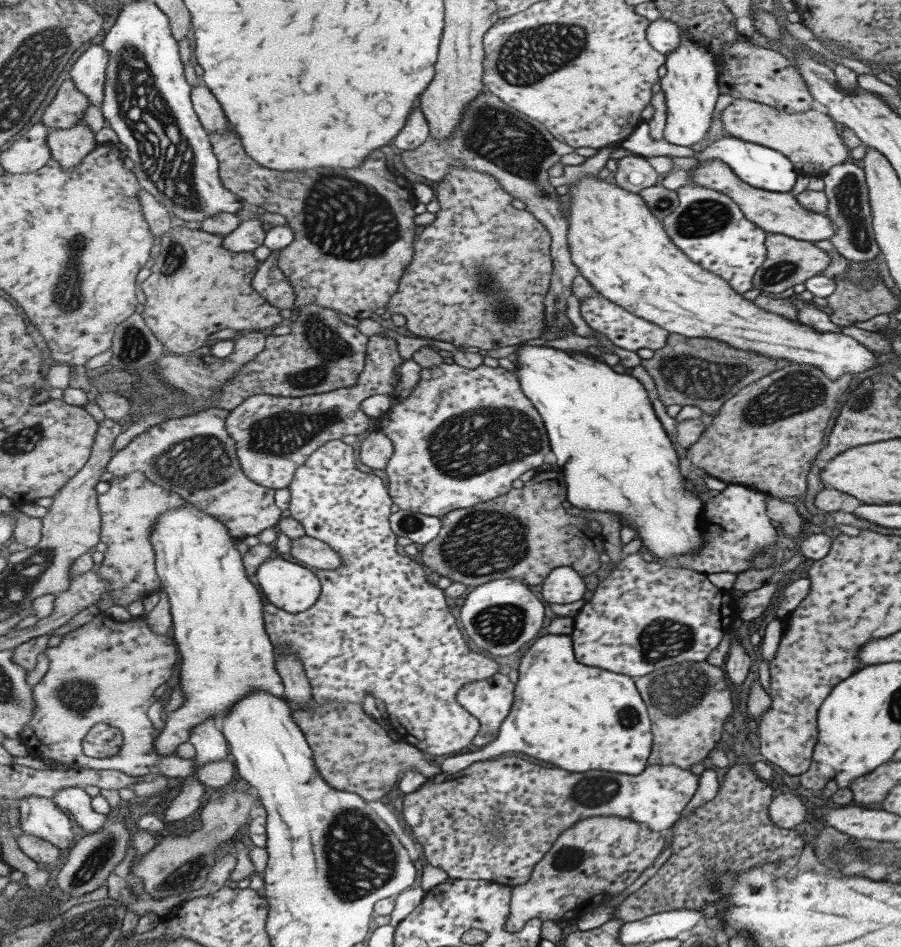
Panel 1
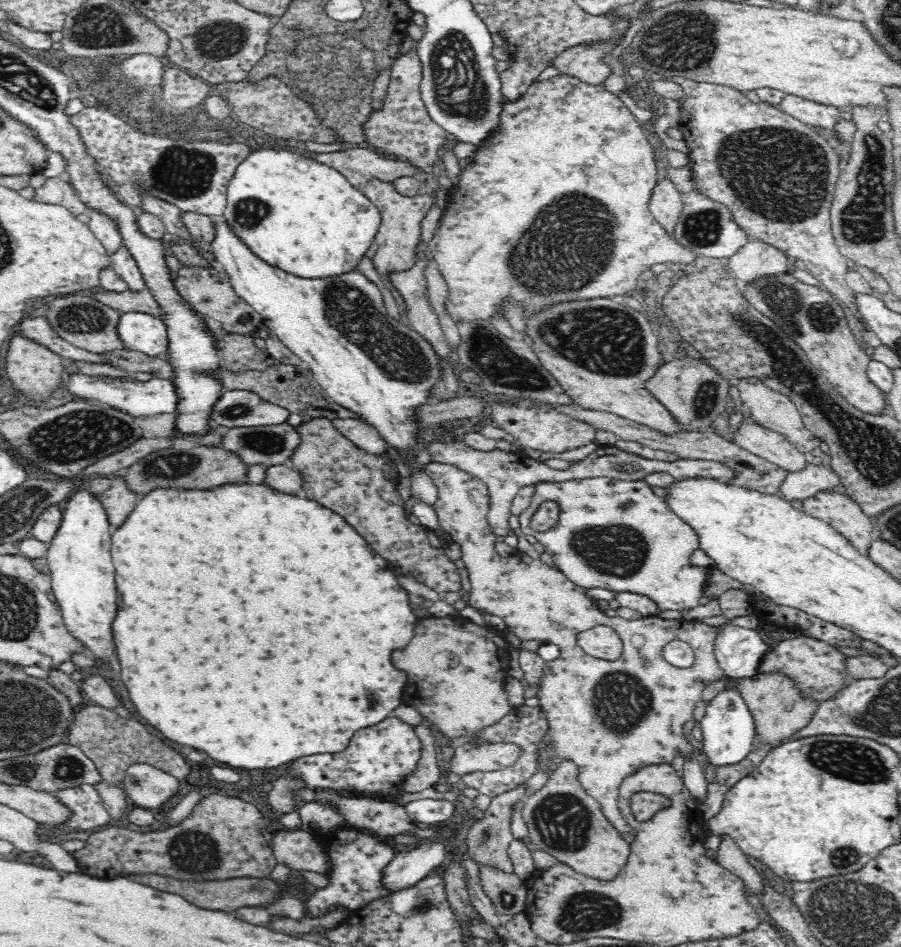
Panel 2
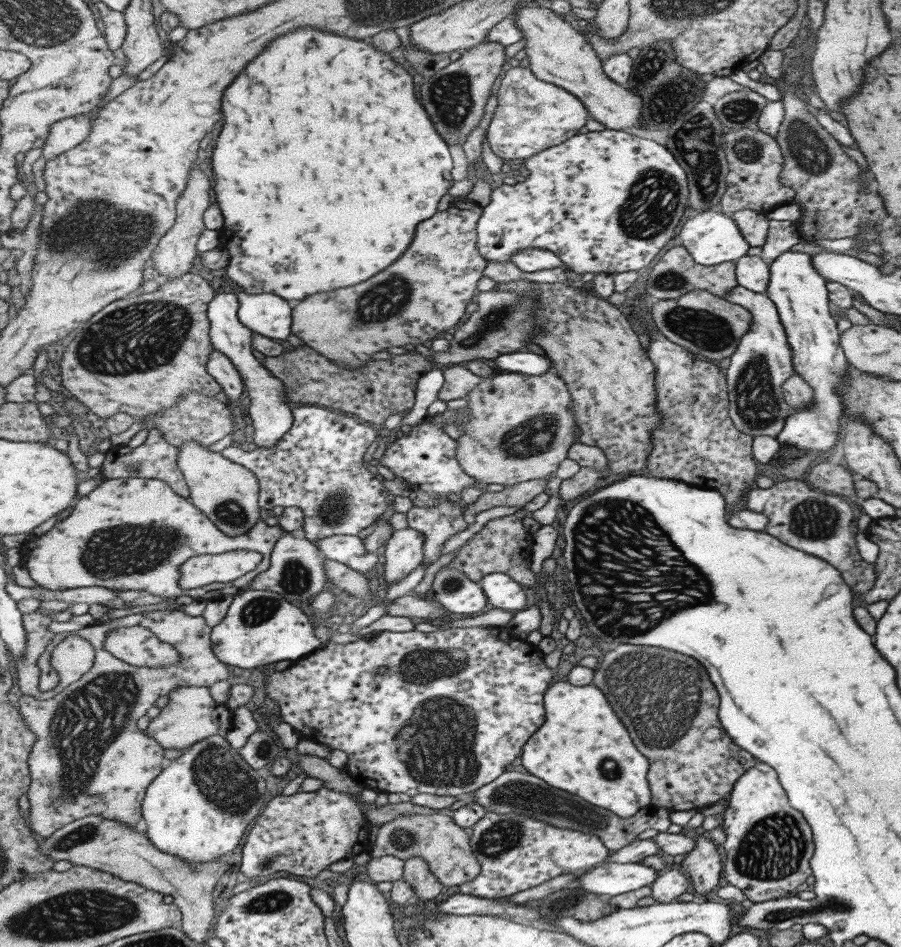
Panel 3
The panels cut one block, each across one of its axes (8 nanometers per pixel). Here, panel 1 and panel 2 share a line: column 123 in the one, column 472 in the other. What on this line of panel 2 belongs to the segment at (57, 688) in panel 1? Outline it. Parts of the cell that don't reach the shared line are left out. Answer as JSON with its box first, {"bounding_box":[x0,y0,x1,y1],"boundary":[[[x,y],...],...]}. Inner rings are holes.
{"bounding_box":[392,614,522,776],"boundary":[[[462,614],[446,616],[446,618],[426,618],[414,628],[414,638],[404,650],[392,652],[392,664],[406,672],[408,690],[402,698],[402,704],[416,708],[424,718],[428,718],[434,728],[450,738],[448,746],[454,750],[450,760],[450,772],[460,776],[470,774],[488,774],[500,772],[518,762],[522,756],[522,748],[518,744],[468,744],[484,726],[498,724],[504,716],[508,716],[514,706],[508,702],[508,694],[504,690],[508,680],[508,656],[510,642],[504,638],[504,632],[494,628],[482,628]],[[438,652],[452,652],[458,658],[458,666],[440,668],[434,662]]]}

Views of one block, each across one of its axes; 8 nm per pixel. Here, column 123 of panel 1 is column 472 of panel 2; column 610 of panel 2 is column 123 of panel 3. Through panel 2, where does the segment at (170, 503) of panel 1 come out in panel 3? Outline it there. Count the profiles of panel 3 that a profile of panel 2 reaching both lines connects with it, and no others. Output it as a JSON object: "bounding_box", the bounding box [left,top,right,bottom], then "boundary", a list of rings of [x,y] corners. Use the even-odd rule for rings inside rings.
{"bounding_box":[19,608,231,840],"boundary":[[[179,608],[169,612],[169,610],[157,610],[157,612],[147,612],[147,614],[133,614],[133,616],[125,616],[125,618],[117,618],[111,620],[109,624],[93,624],[87,626],[83,630],[77,632],[65,632],[65,634],[57,634],[57,638],[49,644],[47,652],[41,656],[39,664],[41,664],[41,692],[45,690],[53,690],[55,686],[59,686],[61,676],[57,674],[57,670],[51,664],[53,652],[55,648],[63,642],[63,638],[67,636],[81,636],[93,642],[95,650],[97,650],[97,662],[95,668],[91,672],[87,672],[81,682],[71,684],[69,688],[63,690],[63,694],[51,698],[51,700],[35,700],[35,698],[27,698],[21,696],[19,704],[21,704],[21,714],[25,716],[29,728],[37,734],[37,744],[35,750],[31,752],[31,774],[33,774],[33,786],[27,794],[29,802],[31,802],[31,830],[35,834],[39,834],[43,840],[51,838],[55,832],[61,832],[61,828],[77,822],[77,820],[85,820],[87,816],[103,816],[105,820],[115,820],[115,822],[125,822],[125,826],[135,828],[139,824],[139,820],[143,818],[143,804],[149,792],[149,786],[161,776],[161,772],[165,770],[165,748],[153,740],[147,732],[141,732],[137,722],[147,714],[149,708],[157,706],[157,702],[165,696],[169,696],[175,688],[181,686],[201,686],[201,688],[211,688],[221,680],[231,680],[231,666],[221,662],[213,650],[213,626],[209,626],[209,622],[205,620],[205,616],[187,616],[185,612],[181,612]],[[131,626],[143,626],[149,628],[153,634],[159,636],[161,642],[169,642],[173,644],[179,652],[181,652],[181,662],[171,664],[171,666],[153,666],[153,668],[145,668],[145,666],[133,666],[125,660],[119,660],[117,656],[113,656],[107,650],[107,640],[109,634],[117,628],[131,628]]]}

